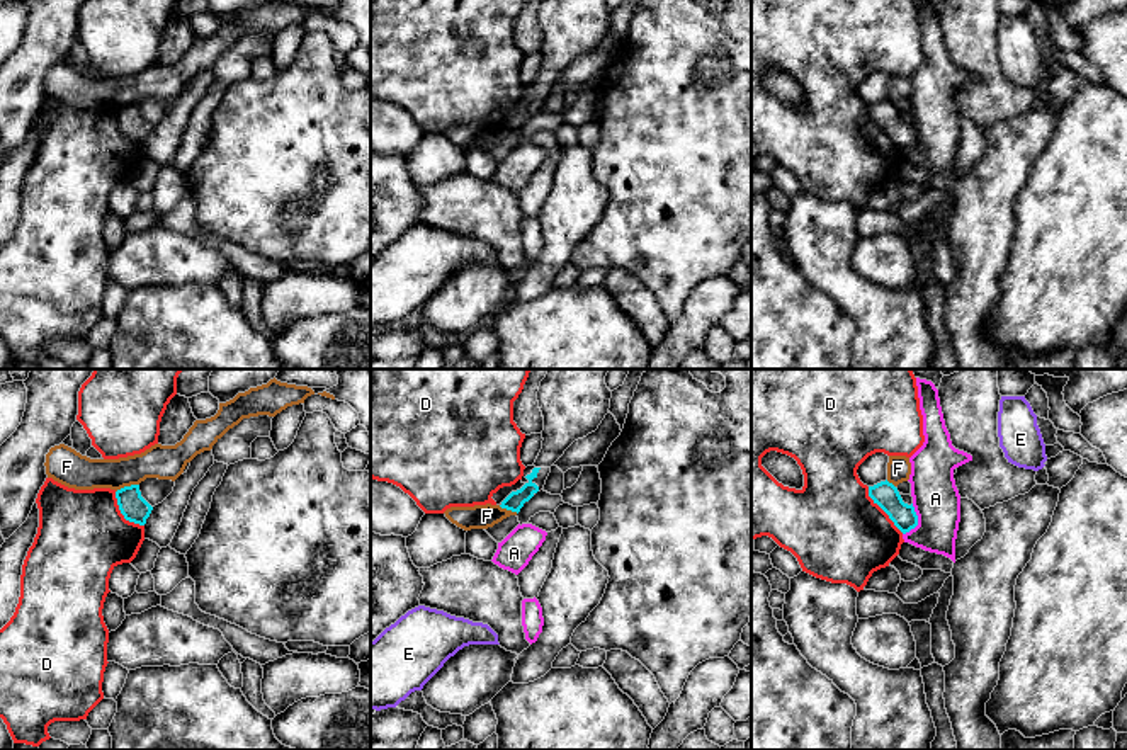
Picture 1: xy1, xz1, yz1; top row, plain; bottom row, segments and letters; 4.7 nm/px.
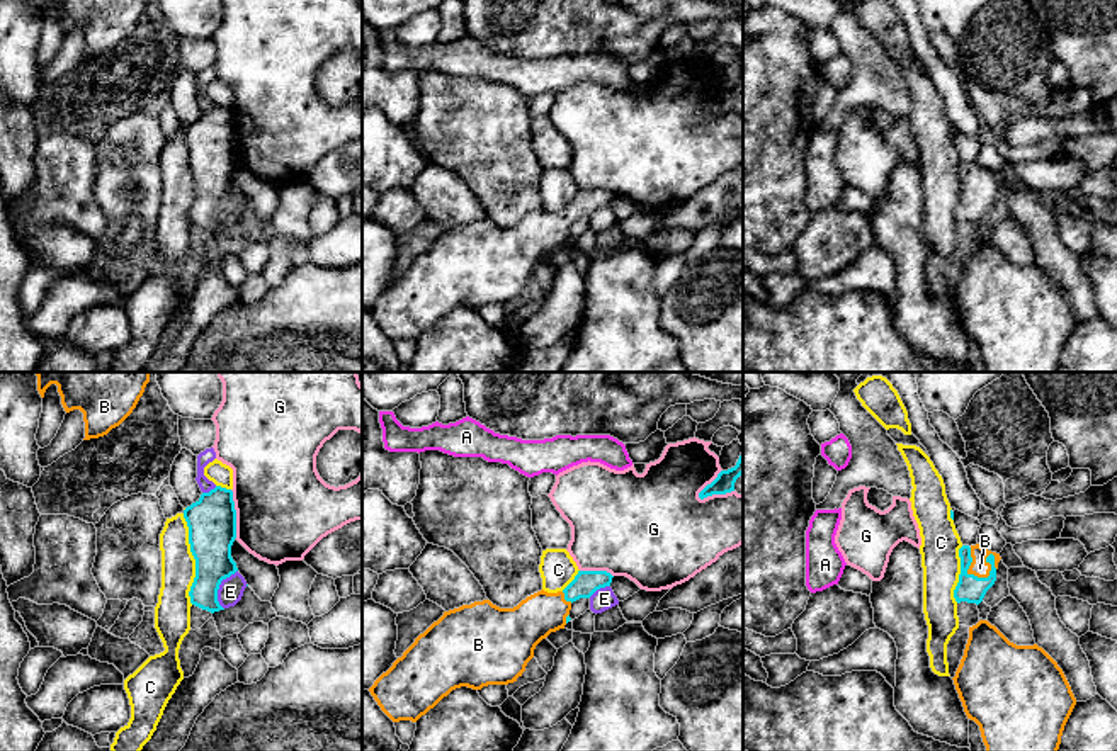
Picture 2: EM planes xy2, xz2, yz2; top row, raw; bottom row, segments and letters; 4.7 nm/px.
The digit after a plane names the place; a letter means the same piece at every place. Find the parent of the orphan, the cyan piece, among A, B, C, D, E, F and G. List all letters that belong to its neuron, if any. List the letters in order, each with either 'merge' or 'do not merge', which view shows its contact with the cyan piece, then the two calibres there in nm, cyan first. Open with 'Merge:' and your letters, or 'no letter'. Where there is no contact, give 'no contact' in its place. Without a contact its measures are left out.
Merge: B
A: do not merge | yz1 | 120/220 nm
B: merge | yz2 | 130/90 nm
C: do not merge | xy2 | 240/160 nm
D: do not merge | yz1 | 120/460 nm
E: do not merge | xy2 | 200/120 nm
F: do not merge | xy1 | 130/160 nm
G: do not merge | xz2 | 100/380 nm

